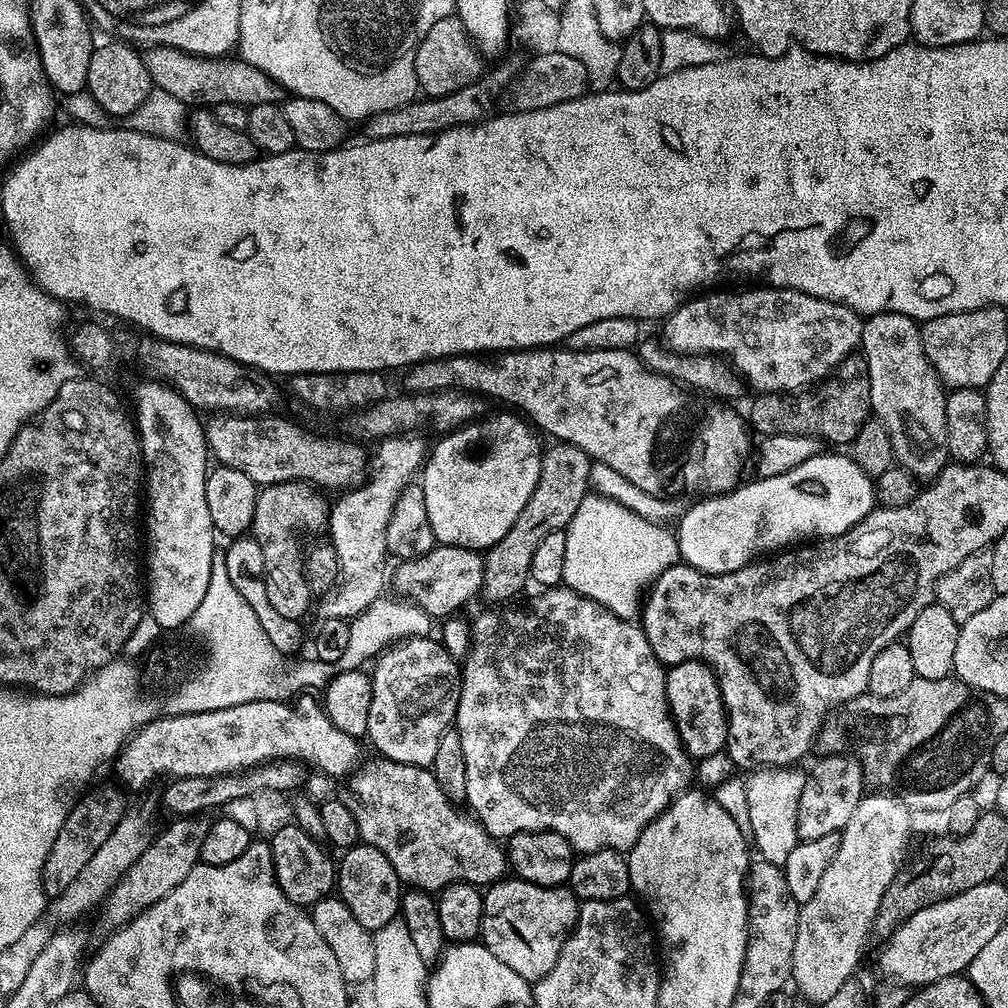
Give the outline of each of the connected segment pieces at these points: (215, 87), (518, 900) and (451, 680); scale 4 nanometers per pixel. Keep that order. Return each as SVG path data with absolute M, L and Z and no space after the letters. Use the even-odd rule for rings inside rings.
M161 45L146 52L144 56L153 85L159 91L171 94L186 104L196 102L196 105L204 108L234 104L249 108L285 99L285 89L257 68L255 63L235 59L232 61L232 58L201 57L173 45Z
M505 878L491 885L483 893L483 898L484 909L482 910L479 939L490 950L490 954L494 954L498 962L510 966L510 970L514 970L514 974L518 974L523 980L535 982L541 980L546 974L550 974L554 962L558 962L558 954L566 942L568 933L576 924L578 901L572 889L567 886L543 888L534 882Z
M432 638L405 639L380 652L375 659L376 669L370 672L372 697L367 743L372 743L383 759L428 768L434 762L434 754L438 754L438 742L453 727L456 718L462 679L457 659L446 651L443 644Z

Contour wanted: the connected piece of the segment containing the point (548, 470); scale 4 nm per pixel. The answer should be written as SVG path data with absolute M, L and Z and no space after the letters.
M552 442L545 447L540 461L540 477L526 502L522 506L522 514L514 518L514 526L506 530L506 538L502 538L495 546L483 553L484 574L482 577L482 596L496 602L508 602L529 583L530 561L534 558L534 549L546 534L567 529L574 518L578 506L585 496L589 495L590 470L594 461L578 446L563 442Z

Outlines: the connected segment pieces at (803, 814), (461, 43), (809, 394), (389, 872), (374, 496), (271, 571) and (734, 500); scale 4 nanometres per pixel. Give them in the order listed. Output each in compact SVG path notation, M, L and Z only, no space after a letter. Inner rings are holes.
M828 754L809 771L804 778L802 794L796 811L796 836L799 841L813 840L823 835L839 832L849 822L864 795L859 763L844 754Z
M453 14L442 18L434 22L430 30L426 30L426 38L422 38L414 56L417 89L428 98L454 94L467 84L477 83L481 79L483 62L481 53L466 34L459 16Z
M860 354L848 356L823 383L811 390L801 391L795 400L796 412L800 415L798 428L801 433L824 442L844 439L847 441L870 419L872 412L867 361Z
M361 842L341 856L344 857L338 860L338 895L350 906L350 914L354 914L368 932L374 933L397 917L402 895L398 874L394 866L390 866L390 858L372 844Z
M420 434L386 436L375 447L376 456L374 452L370 475L356 487L347 489L341 495L344 497L337 504L333 503L328 513L326 532L332 535L330 546L338 554L340 581L319 601L319 615L326 620L351 621L381 597L381 589L386 582L384 556L388 552L385 534L392 519L394 502L405 486L413 483L415 476L412 475L421 471L426 460L426 444L424 448Z
M287 480L281 484L270 484L259 489L254 506L254 518L250 529L251 536L262 546L264 559L264 581L266 595L270 597L270 606L282 614L282 618L294 618L303 621L308 607L314 604L310 586L306 582L306 574L298 572L298 552L306 552L308 530L298 528L302 520L310 522L306 506L310 502L307 483L299 480Z
M819 454L810 457L798 466L794 466L794 468L788 472L768 474L765 480L756 480L753 484L746 484L746 482L744 482L735 487L731 492L726 492L724 495L711 495L709 498L701 500L704 501L702 501L701 504L694 505L693 508L681 518L680 528L677 527L675 529L675 534L676 544L680 547L679 559L692 568L697 568L699 572L705 572L706 574L726 574L727 572L738 570L746 564L753 563L753 561L763 557L765 554L772 554L777 550L784 550L789 546L795 545L797 541L799 541L796 540L799 536L812 536L808 538L841 536L843 532L849 532L855 524L865 520L877 507L873 477L867 476L866 473L853 462L851 455L848 454L844 454L844 456L826 456L826 454Z

